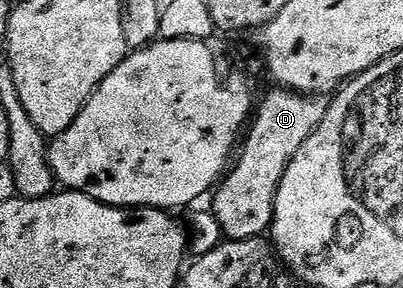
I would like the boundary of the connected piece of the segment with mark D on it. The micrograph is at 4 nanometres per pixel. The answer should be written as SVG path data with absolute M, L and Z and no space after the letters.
M278 86L272 89L260 104L258 101L241 151L214 193L219 203L219 224L224 228L227 240L254 240L270 229L275 221L275 199L281 178L285 178L285 170L289 162L293 162L293 154L305 146L305 138L321 126L327 113L328 101L322 95L293 92L290 88Z

